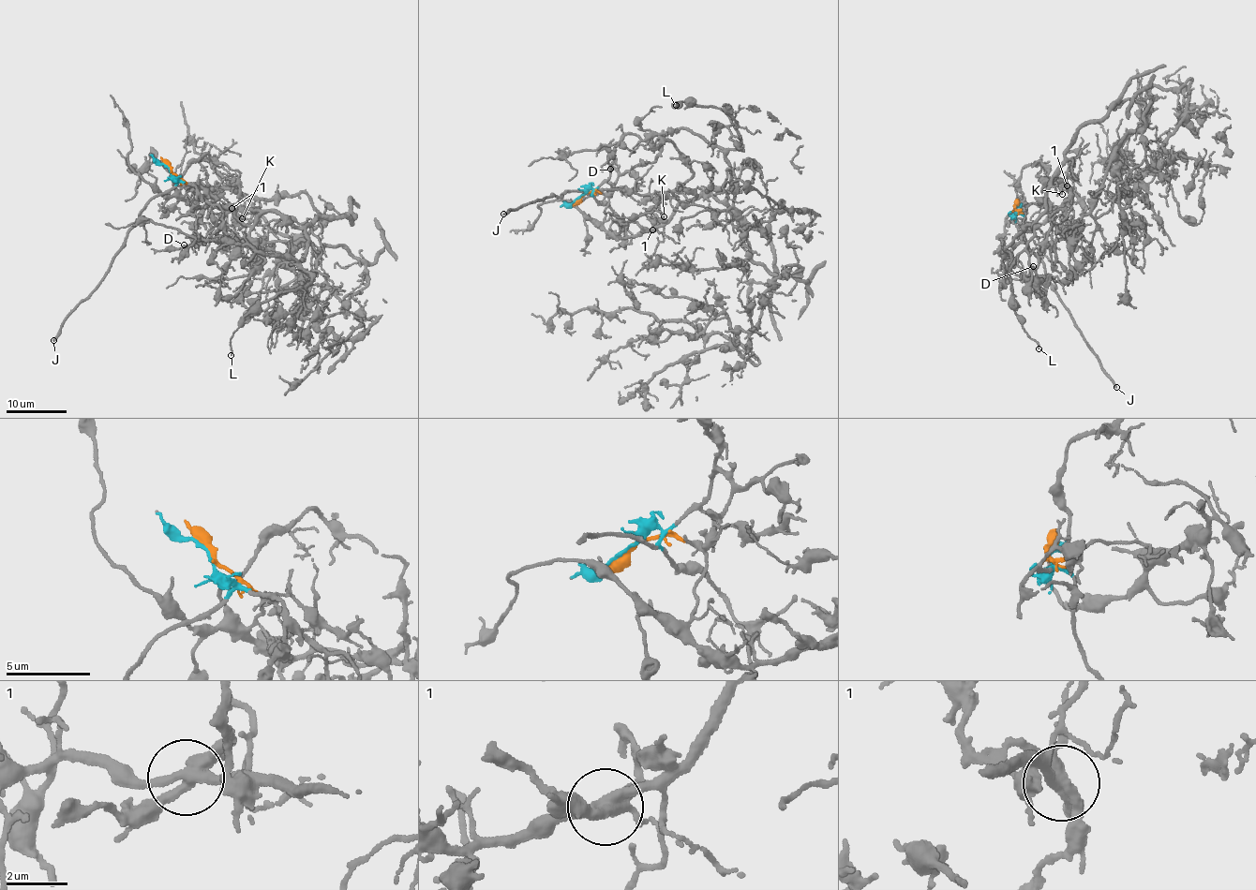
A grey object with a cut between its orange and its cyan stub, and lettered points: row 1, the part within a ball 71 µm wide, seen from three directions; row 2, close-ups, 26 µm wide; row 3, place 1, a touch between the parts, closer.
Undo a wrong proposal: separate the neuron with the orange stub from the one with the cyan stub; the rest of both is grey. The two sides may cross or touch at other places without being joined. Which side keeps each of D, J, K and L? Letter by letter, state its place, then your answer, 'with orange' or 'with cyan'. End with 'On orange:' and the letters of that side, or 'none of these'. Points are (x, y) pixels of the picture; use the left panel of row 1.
D: at (184, 244); with orange
J: at (53, 340); with cyan
K: at (242, 218); with cyan
L: at (231, 355); with orange
On orange: D, L

